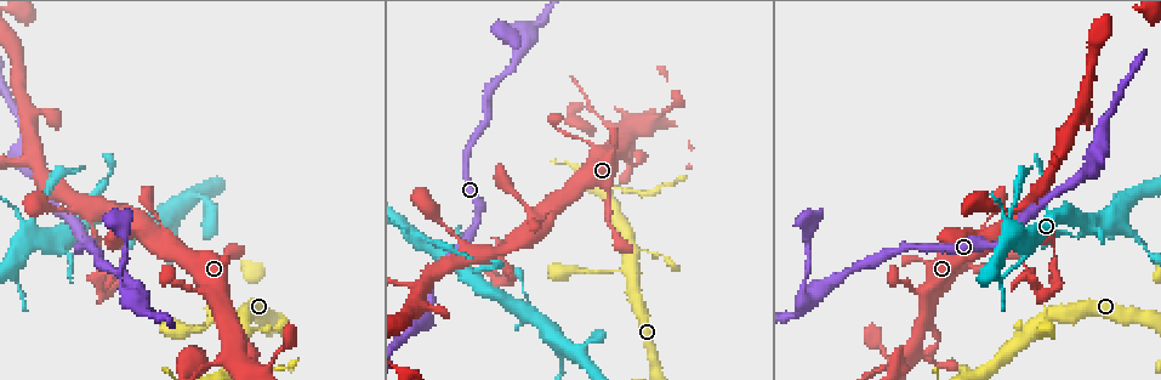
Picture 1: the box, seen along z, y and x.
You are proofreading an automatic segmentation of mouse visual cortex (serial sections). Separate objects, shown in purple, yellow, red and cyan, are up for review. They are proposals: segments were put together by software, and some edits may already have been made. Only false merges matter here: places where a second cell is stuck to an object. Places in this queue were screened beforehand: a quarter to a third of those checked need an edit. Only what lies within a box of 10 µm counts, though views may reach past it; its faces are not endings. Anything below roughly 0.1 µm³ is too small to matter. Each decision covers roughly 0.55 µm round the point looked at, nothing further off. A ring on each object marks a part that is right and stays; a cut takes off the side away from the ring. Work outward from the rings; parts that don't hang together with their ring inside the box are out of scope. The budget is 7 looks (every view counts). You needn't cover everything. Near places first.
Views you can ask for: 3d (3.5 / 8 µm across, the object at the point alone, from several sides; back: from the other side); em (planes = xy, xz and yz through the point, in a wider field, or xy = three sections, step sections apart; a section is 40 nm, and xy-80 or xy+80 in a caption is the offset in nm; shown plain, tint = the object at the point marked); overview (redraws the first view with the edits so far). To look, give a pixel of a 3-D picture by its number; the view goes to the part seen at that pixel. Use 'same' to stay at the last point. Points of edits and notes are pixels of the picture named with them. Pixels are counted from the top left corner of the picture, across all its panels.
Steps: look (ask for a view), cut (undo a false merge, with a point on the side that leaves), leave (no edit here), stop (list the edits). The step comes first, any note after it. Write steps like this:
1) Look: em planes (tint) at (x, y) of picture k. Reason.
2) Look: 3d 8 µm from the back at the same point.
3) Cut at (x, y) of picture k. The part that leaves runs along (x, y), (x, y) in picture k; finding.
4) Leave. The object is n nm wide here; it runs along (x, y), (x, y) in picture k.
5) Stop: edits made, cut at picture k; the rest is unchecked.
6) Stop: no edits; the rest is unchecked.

Look: 3d 8 µm at (207, 328) of picture 1. Calibre changes.

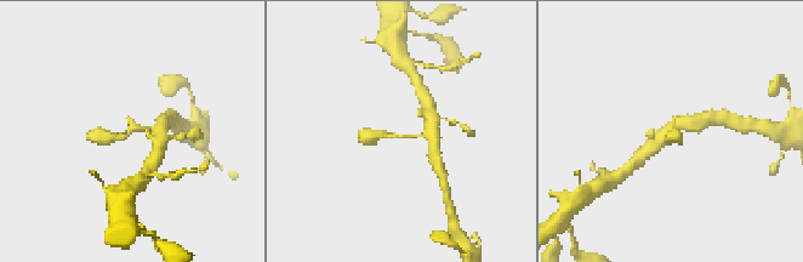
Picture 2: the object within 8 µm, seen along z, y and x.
Look: 3d 3.5 µm at the same point.

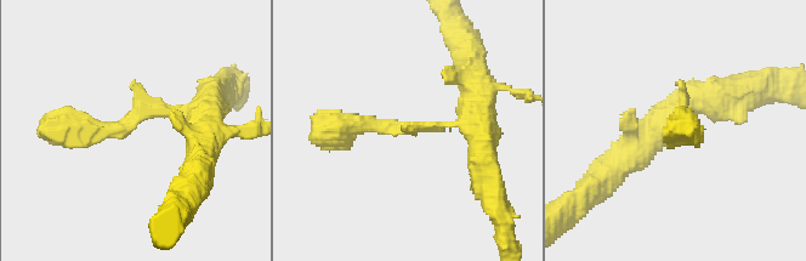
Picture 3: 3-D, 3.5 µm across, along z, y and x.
Look: em xy step 1 (tint) at (132, 124) of picture 3.

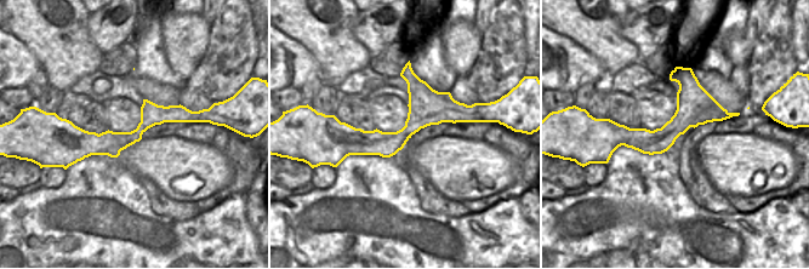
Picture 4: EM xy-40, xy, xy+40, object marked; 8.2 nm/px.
Leave. It runs along (467, 119), (342, 143) in picture 4; continuous, no second cell.

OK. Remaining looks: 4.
Look: 3d 3.5 µm from the back at (98, 272) of picture 1. Thin neck.

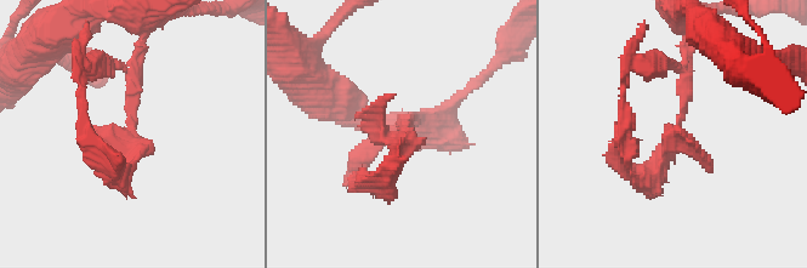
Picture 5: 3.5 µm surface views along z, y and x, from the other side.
Look: em xy step 3 (tint) at (132, 128) of picture 5.

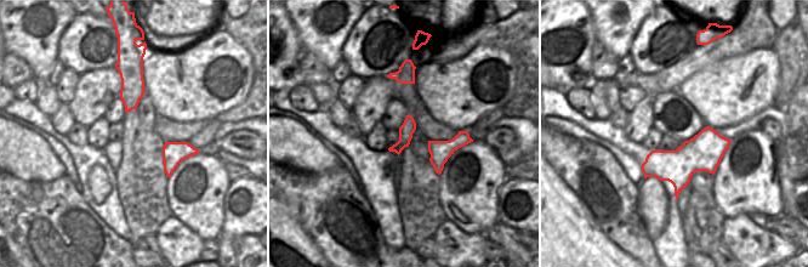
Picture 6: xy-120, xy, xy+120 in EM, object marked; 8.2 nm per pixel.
Cut at (653, 167) of picture 5. The part that leaves runs along (674, 135), (646, 178), (621, 142) in picture 5; two cells meet here.

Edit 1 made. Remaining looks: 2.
Look: overview.

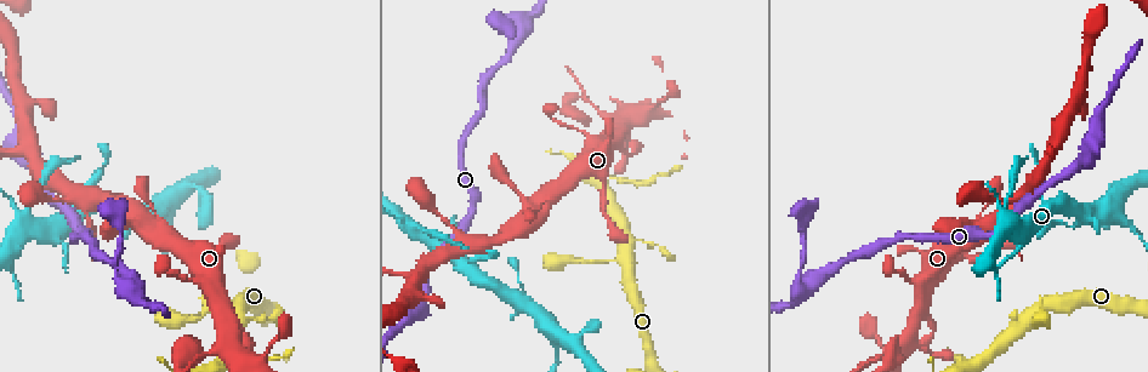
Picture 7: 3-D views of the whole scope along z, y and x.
Look: 3d 3.5 µm at (27, 225) of picture 7. Branch point.

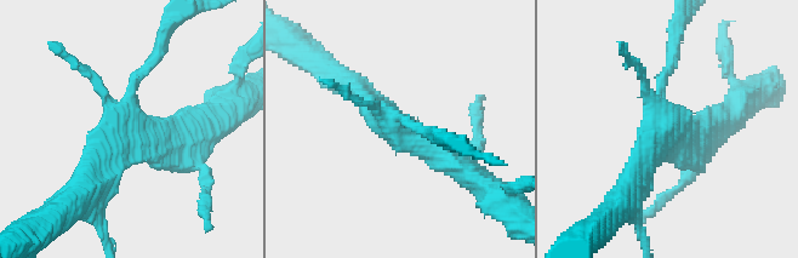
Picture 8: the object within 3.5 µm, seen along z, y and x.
Leave. It runs along (467, 173), (403, 133), (359, 90) in picture 8; one cell here.

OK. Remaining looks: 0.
Stop: edits made, cut at picture 5; the rest is unchecked.

